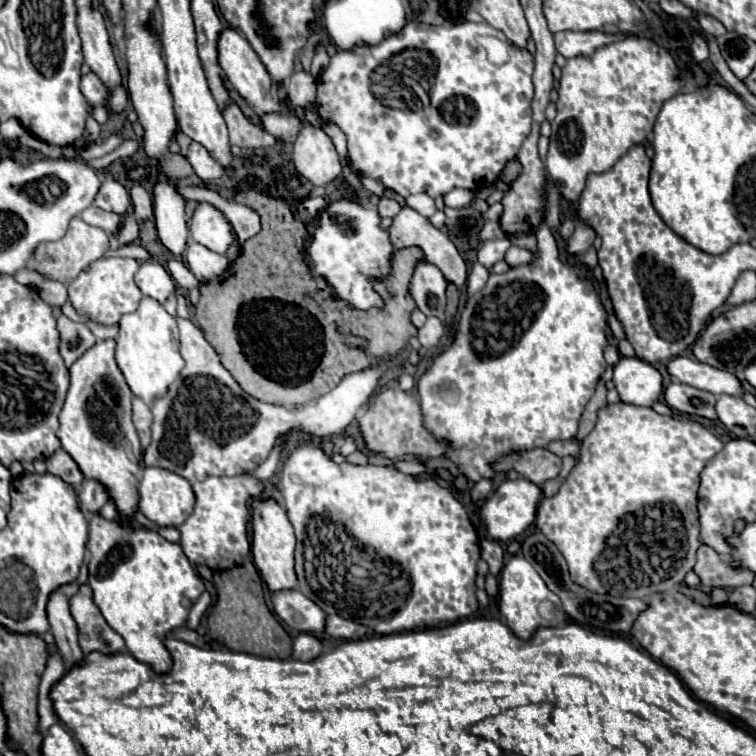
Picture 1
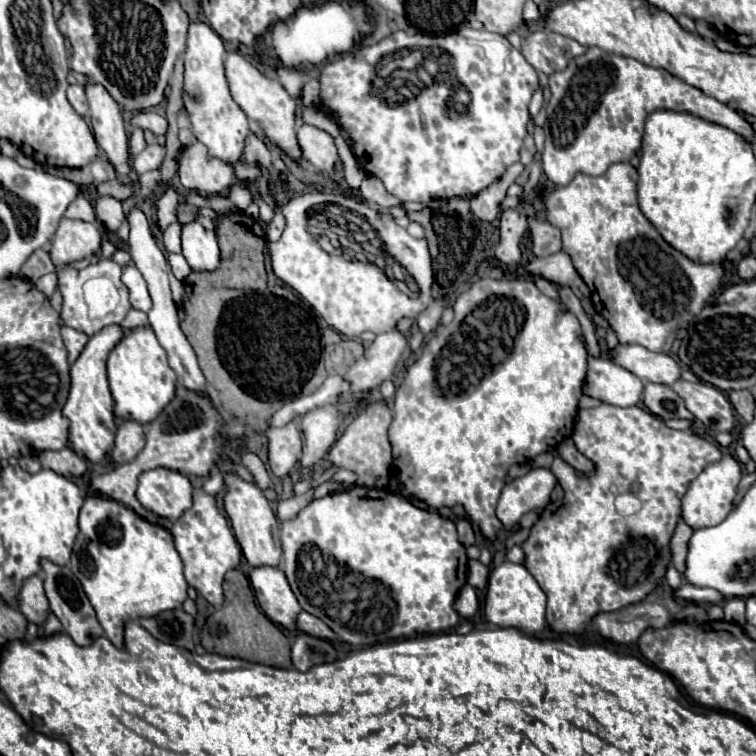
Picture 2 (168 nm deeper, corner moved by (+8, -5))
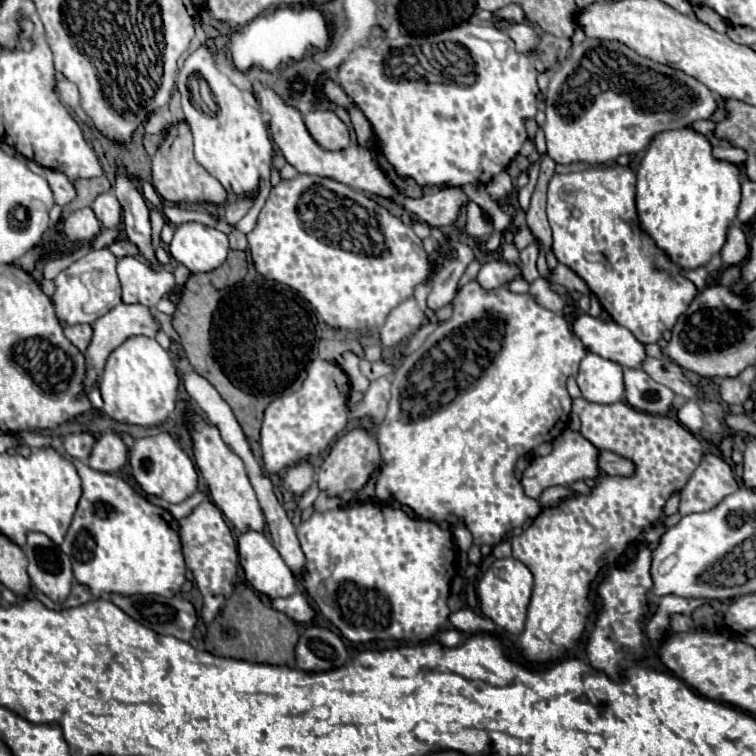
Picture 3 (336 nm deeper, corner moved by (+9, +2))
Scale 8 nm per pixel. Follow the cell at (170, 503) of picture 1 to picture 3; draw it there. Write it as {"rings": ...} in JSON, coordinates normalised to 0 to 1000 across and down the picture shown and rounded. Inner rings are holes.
{"rings":[[[221,570],[179,581],[176,591],[171,594],[171,612],[179,636],[194,655],[208,655],[224,665],[239,665],[261,649],[261,623],[255,618],[255,610],[239,594],[234,581]]]}

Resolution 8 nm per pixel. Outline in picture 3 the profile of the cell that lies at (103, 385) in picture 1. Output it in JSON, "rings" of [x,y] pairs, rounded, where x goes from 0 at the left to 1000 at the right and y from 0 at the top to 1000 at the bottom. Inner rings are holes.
{"rings":[[[160,401],[155,403],[149,411],[139,414],[136,419],[131,419],[126,427],[123,427],[123,451],[115,462],[115,472],[118,472],[118,483],[115,483],[115,515],[120,515],[123,504],[134,499],[136,493],[136,483],[144,472],[144,467],[149,462],[155,462],[165,448],[171,446],[179,446],[179,443],[192,443],[192,446],[205,446],[208,438],[213,435],[213,427],[208,425],[208,419],[202,417],[202,411],[192,403],[168,403],[168,401]]]}

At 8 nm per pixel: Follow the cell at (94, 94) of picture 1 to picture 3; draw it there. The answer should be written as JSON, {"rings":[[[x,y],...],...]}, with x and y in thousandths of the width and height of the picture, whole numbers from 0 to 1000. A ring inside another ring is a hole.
{"rings":[[[78,107],[75,112],[73,112],[73,118],[75,118],[75,123],[78,123],[78,131],[89,139],[89,142],[99,142],[99,139],[104,139],[104,120],[102,120],[102,115],[97,112],[97,110],[91,110],[91,107]]]}

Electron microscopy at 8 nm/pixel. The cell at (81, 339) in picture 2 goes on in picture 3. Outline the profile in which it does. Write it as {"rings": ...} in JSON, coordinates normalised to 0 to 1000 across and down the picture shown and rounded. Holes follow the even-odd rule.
{"rings":[[[94,430],[94,433],[86,433],[86,446],[107,464],[112,467],[118,454],[120,454],[120,446],[123,446],[123,435],[120,430]]]}

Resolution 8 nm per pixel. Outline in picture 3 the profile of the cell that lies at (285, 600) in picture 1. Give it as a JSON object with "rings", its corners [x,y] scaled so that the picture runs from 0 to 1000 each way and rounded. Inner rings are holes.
{"rings":[[[324,702],[313,708],[313,726],[324,766],[353,790],[380,790],[390,784],[393,766],[374,745],[358,716],[343,702]]]}

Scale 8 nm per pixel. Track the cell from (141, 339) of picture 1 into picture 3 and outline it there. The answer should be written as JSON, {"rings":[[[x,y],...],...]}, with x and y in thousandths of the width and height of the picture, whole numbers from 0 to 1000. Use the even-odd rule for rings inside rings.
{"rings":[[[171,446],[160,459],[155,459],[136,488],[134,496],[134,525],[136,546],[155,560],[208,565],[218,560],[224,546],[231,541],[234,528],[234,488],[224,464],[218,464],[205,448],[197,446]]]}

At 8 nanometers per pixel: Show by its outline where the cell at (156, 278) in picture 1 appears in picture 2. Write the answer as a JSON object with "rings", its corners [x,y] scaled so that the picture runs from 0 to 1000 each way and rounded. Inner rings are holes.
{"rings":[[[175,349],[164,352],[161,373],[164,373],[164,378],[172,386],[172,402],[175,402],[175,407],[196,413],[198,405],[201,405],[201,394],[196,389],[196,378],[193,378],[193,370],[188,368],[185,357],[180,352],[175,352]]]}

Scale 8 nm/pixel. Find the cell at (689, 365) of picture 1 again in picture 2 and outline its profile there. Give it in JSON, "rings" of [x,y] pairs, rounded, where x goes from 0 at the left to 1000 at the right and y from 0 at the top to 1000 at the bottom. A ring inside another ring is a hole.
{"rings":[[[820,455],[815,463],[804,468],[810,471],[815,481],[841,495],[849,505],[870,505],[870,508],[889,511],[902,495],[897,479],[892,479],[889,471],[868,468],[849,458],[823,458]]]}

